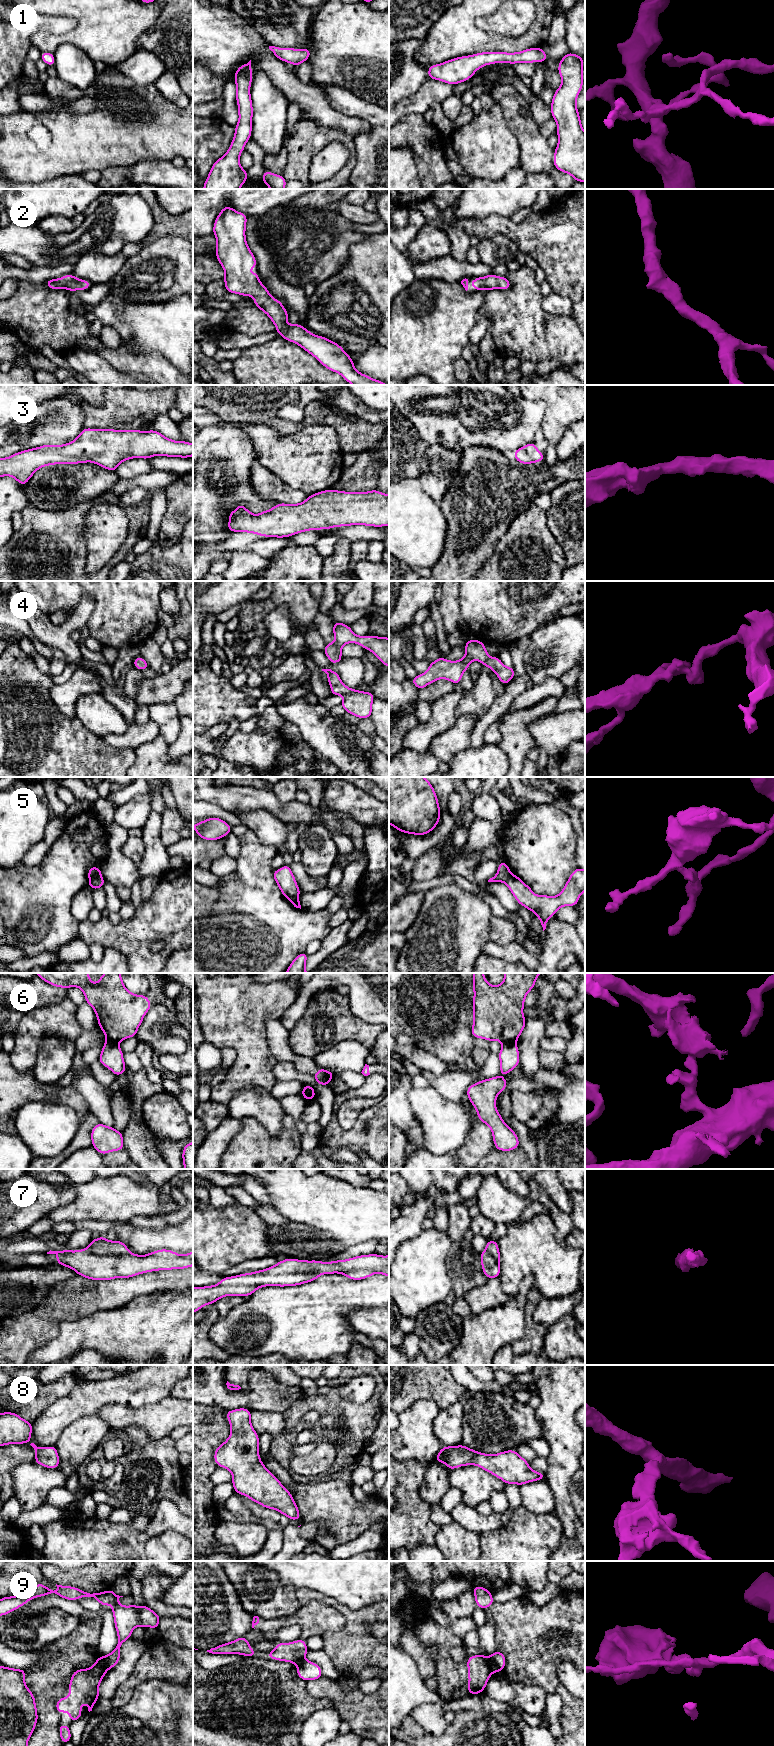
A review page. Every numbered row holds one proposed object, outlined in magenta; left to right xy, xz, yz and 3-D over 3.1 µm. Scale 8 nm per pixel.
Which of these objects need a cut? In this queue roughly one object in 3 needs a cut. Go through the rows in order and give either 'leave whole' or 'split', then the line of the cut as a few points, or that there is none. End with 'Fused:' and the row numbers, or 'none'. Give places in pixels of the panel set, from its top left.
1: leave whole; cut none
2: leave whole; cut none
3: leave whole; cut none
4: leave whole; cut none
5: split; cut xy (101, 877), (89, 882)
6: split; cut yz (515, 1041), (505, 1041), (503, 1043)
7: leave whole; cut none
8: leave whole; cut none
9: split; cut yz (488, 1657), (493, 1671)
Fused: 5, 6, 9

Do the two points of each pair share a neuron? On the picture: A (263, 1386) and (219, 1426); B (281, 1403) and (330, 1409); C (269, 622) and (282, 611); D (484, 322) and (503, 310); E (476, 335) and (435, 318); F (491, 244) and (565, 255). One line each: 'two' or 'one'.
A: two
B: two
C: one
D: two
E: two
F: two

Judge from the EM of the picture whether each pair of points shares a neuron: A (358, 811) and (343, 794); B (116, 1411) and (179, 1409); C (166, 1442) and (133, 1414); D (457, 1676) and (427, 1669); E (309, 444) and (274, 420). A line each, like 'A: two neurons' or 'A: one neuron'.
A: one neuron
B: one neuron
C: two neurons
D: two neurons
E: two neurons

